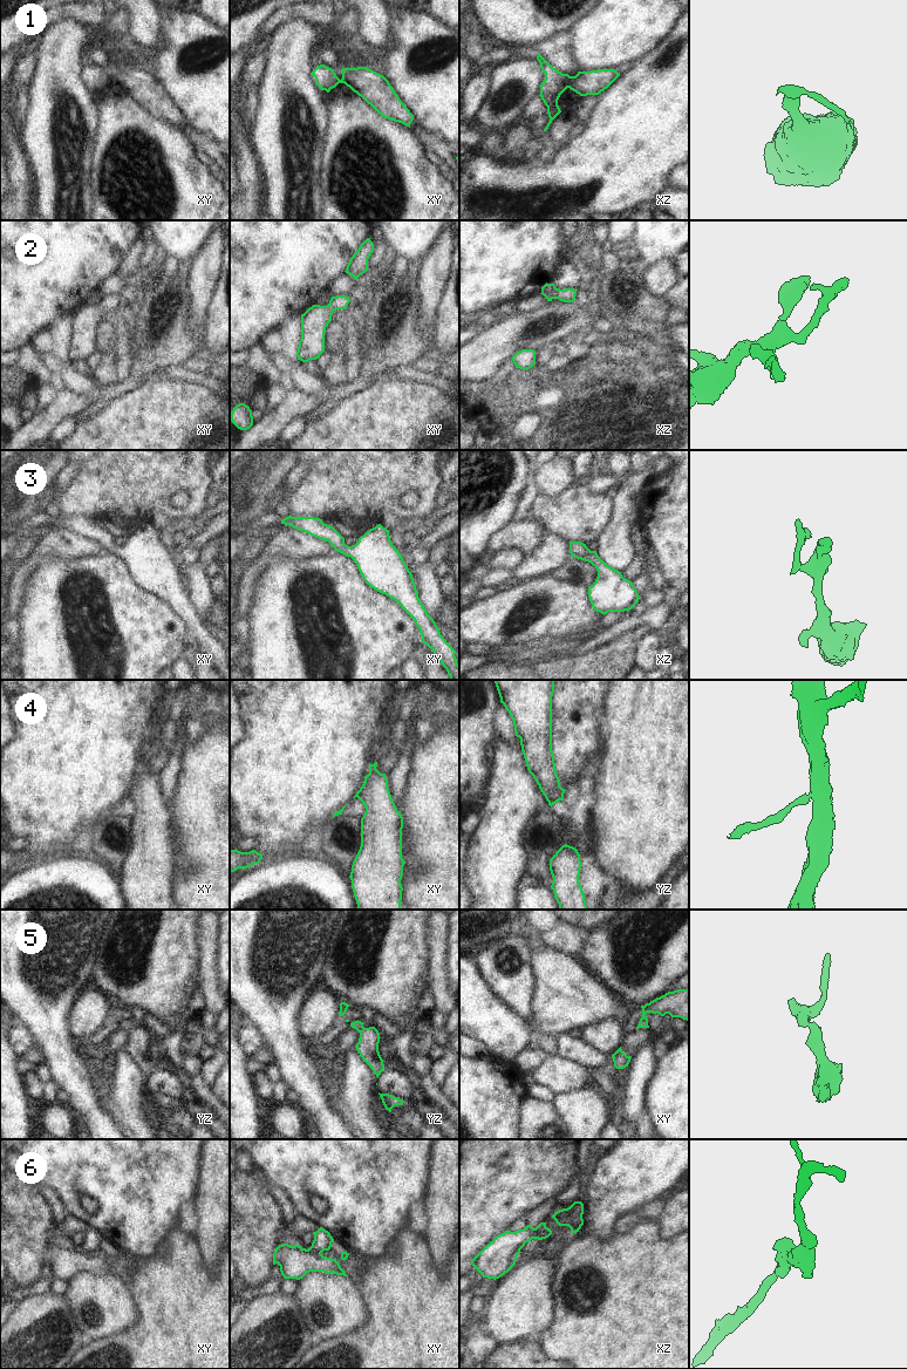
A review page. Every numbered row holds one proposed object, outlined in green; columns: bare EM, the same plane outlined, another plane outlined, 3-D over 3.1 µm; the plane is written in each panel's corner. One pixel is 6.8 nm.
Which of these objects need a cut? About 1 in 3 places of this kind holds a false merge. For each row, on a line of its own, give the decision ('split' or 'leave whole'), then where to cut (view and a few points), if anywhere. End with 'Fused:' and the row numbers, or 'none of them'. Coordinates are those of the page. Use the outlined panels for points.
1: split; cut in xz along (571, 76), (567, 87)
2: leave whole; no cut
3: leave whole; no cut
4: split; cut in xy along (360, 790), (356, 796)
5: leave whole; no cut
6: split; cut in xz along (566, 1209), (557, 1223)
Fused: 1, 4, 6

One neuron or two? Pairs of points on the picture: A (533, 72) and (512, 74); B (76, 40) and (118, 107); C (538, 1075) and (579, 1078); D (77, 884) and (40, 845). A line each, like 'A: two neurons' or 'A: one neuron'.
A: one neuron
B: two neurons
C: one neuron
D: two neurons

